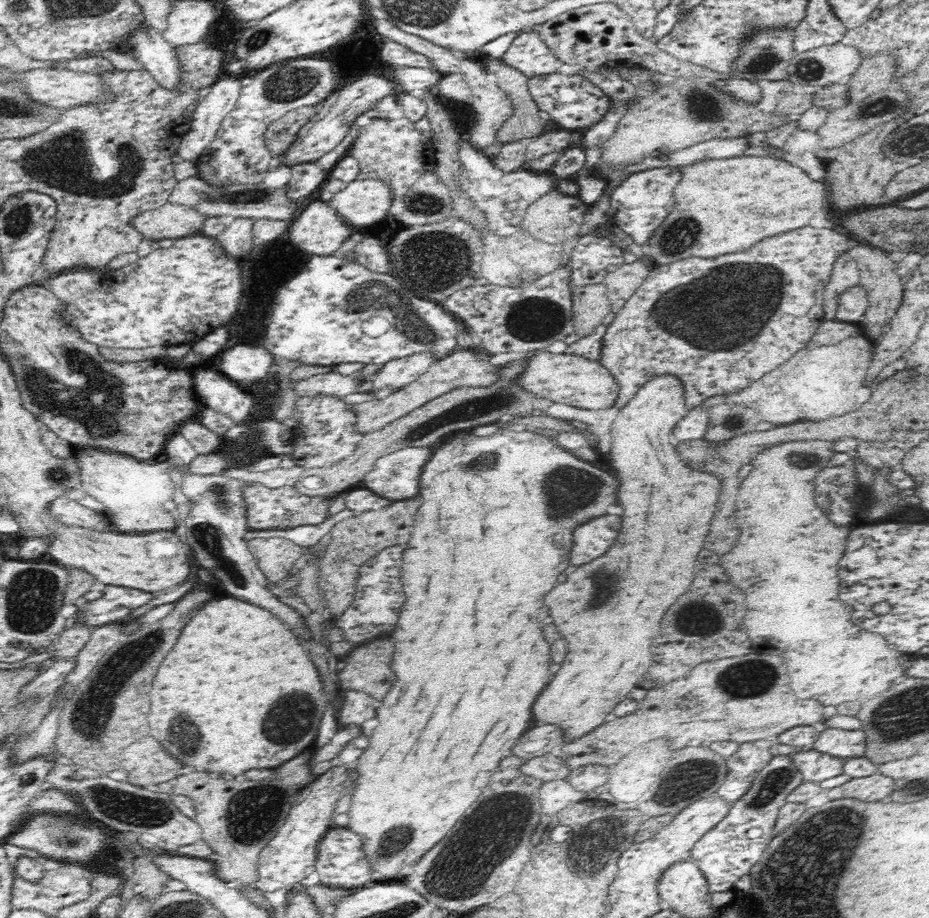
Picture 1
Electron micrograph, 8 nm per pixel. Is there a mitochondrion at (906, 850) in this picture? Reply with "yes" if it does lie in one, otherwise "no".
no

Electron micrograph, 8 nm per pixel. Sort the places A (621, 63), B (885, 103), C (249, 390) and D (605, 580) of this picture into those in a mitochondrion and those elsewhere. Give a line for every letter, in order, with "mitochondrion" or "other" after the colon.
A: other
B: mitochondrion
C: other
D: mitochondrion

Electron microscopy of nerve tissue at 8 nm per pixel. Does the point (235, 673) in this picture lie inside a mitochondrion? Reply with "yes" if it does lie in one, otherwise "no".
no

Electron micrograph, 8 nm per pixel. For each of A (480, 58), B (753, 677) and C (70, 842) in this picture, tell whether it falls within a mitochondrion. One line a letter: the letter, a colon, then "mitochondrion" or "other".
A: other
B: mitochondrion
C: mitochondrion

